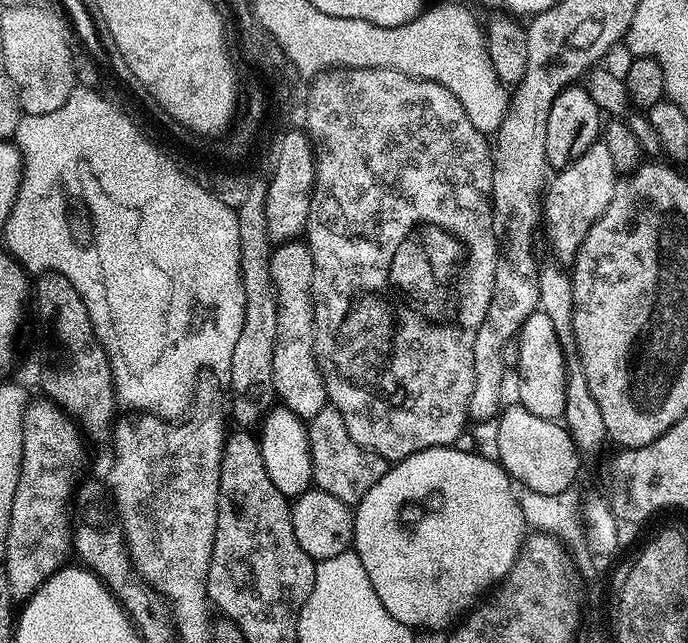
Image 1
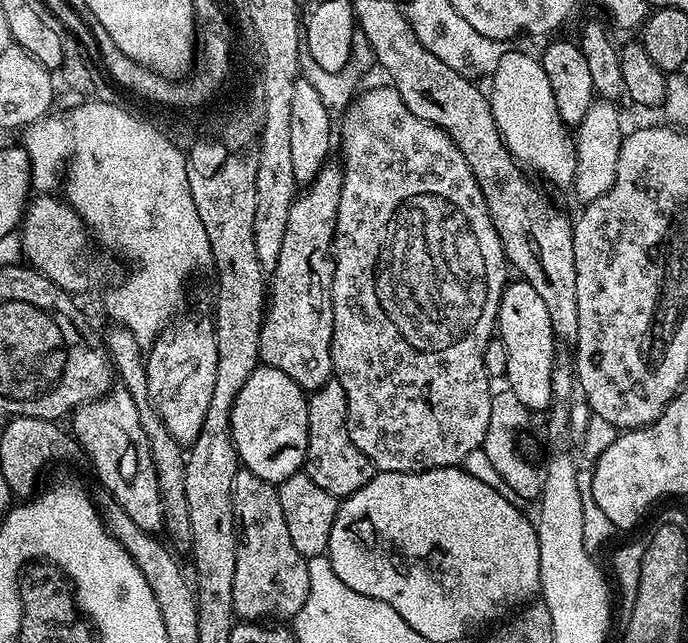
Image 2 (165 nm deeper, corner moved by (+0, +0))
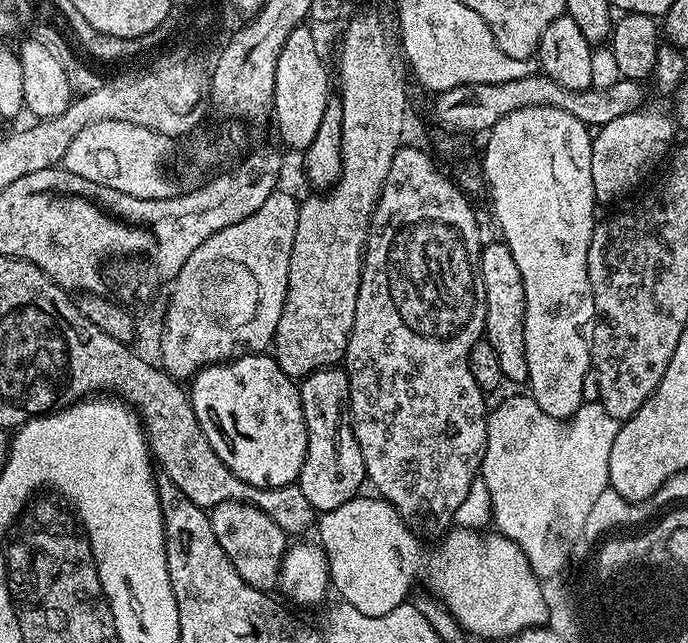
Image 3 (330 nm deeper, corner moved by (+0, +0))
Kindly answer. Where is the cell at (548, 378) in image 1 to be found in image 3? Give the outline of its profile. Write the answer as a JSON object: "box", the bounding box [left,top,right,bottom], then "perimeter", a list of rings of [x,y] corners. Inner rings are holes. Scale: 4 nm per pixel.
{"box":[480,243,528,385],"perimeter":[[[485,243],[480,249],[480,277],[486,290],[486,322],[484,336],[494,346],[498,362],[502,366],[505,381],[523,385],[528,378],[526,342],[524,341],[524,315],[526,314],[526,290],[522,290],[522,274],[518,274],[518,262],[510,254],[508,245]]]}

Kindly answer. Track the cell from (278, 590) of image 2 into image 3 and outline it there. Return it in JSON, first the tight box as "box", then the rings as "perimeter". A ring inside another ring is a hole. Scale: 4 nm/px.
{"box":[210,500,290,593],"perimeter":[[[227,500],[210,509],[210,526],[214,526],[214,538],[222,550],[226,550],[226,558],[238,570],[238,574],[258,590],[271,593],[280,583],[280,567],[284,554],[290,547],[290,537],[283,532],[262,510],[253,504]],[[273,588],[273,589],[272,589]]]}

